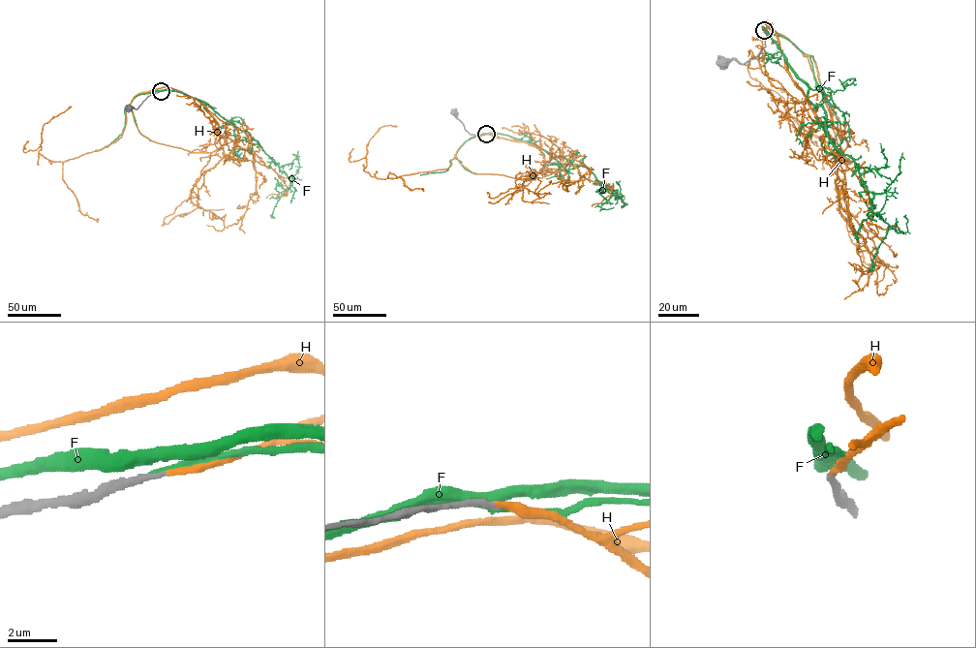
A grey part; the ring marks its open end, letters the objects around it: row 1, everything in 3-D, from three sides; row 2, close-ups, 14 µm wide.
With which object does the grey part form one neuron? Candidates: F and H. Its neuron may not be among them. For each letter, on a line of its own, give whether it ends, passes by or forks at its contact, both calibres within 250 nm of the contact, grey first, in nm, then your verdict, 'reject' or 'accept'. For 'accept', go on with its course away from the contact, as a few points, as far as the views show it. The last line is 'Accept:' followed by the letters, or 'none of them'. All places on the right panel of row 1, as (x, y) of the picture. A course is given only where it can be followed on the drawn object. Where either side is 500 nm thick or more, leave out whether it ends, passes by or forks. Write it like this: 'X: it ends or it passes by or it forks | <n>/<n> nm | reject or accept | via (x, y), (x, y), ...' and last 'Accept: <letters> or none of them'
F: it forks | 300/180 nm | reject
H: it ends | 240/240 nm | accept | via (764, 30), (767, 21), (813, 58), (848, 164), (831, 142), (798, 124), (781, 96), (750, 77), (750, 58)
Accept: H

